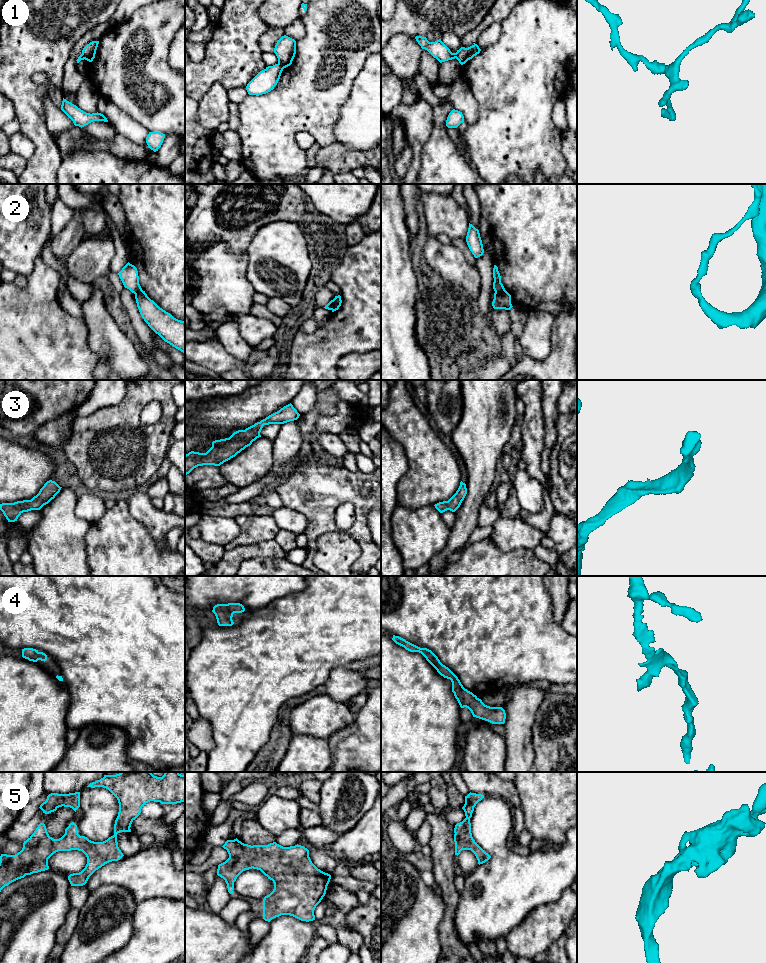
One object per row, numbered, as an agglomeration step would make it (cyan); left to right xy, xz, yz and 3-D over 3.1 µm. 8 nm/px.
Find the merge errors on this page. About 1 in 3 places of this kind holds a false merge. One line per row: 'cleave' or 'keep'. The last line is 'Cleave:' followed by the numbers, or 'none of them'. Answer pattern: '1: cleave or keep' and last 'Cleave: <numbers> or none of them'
1: cleave
2: cleave
3: keep
4: keep
5: keep
Cleave: 1, 2

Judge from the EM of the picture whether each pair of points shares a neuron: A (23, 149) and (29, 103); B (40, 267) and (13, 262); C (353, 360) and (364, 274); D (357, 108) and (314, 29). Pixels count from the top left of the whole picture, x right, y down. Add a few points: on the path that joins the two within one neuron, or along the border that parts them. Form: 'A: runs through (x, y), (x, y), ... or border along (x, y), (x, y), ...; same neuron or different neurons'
A: border along (20, 131), (34, 145), (34, 151), (29, 159); different neurons
B: border along (41, 255), (35, 262), (34, 269), (26, 276); different neurons
C: border along (370, 351), (346, 353), (340, 358), (336, 368); different neurons
D: border along (359, 72), (339, 115); different neurons

